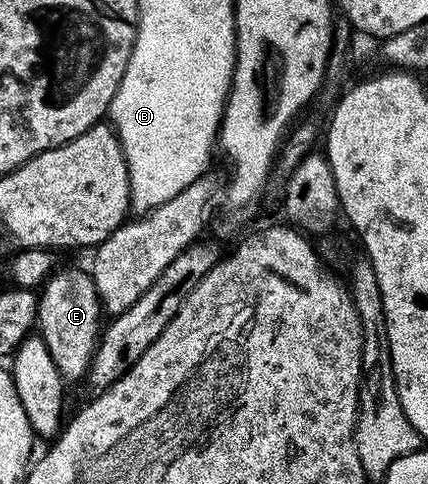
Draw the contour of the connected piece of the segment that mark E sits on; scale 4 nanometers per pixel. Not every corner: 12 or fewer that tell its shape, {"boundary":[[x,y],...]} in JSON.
{"boundary":[[89,272],[38,293],[40,336],[67,382],[90,372],[104,310]]}

